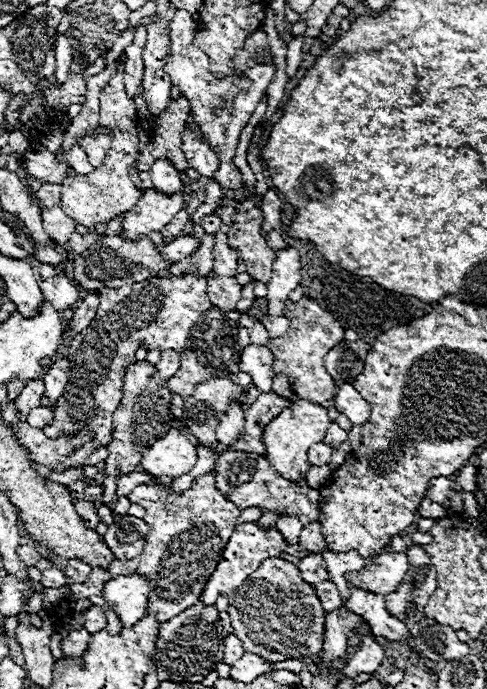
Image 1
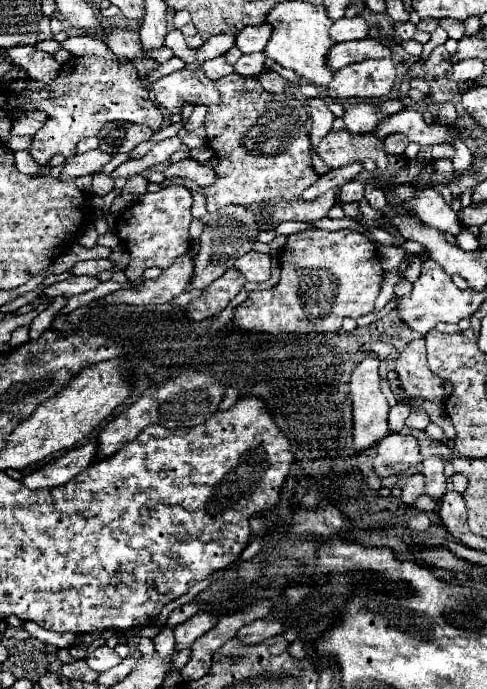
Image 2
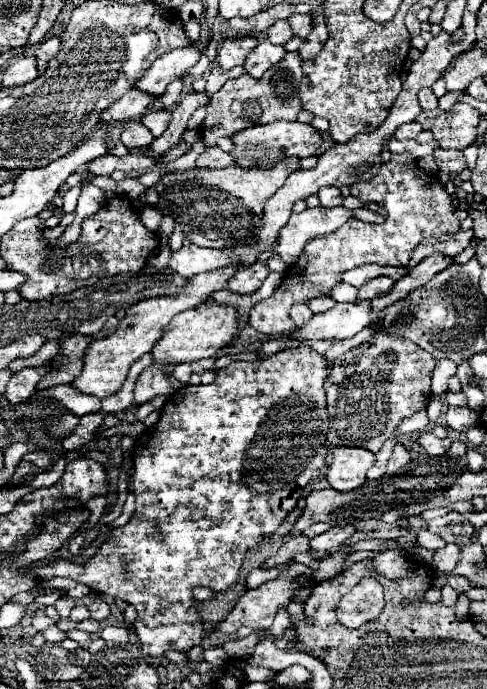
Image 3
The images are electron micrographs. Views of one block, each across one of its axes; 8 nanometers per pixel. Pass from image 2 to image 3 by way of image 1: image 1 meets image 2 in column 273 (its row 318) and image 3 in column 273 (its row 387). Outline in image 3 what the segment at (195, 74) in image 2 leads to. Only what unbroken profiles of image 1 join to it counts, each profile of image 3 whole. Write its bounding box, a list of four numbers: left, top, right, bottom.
[200,52,302,146]

